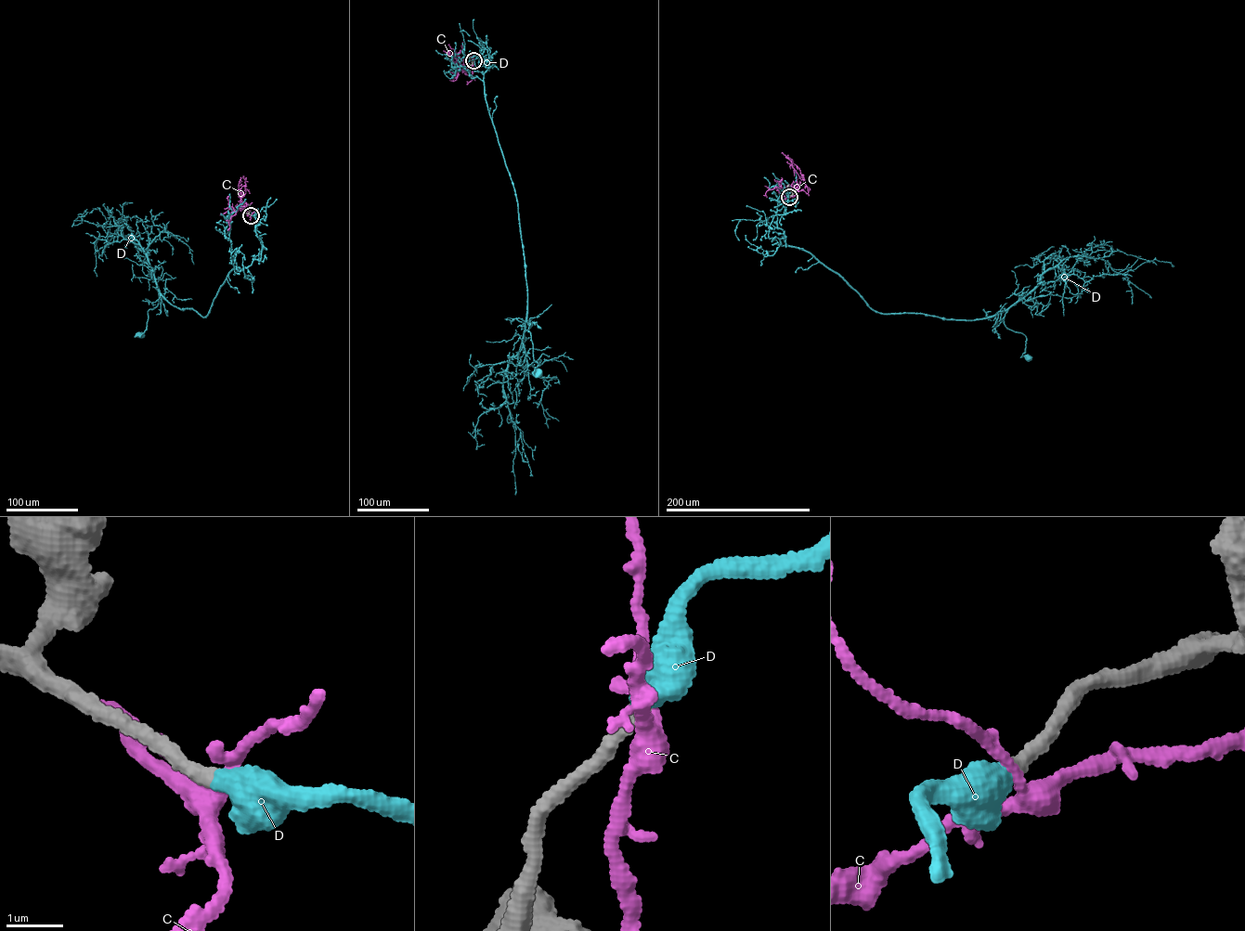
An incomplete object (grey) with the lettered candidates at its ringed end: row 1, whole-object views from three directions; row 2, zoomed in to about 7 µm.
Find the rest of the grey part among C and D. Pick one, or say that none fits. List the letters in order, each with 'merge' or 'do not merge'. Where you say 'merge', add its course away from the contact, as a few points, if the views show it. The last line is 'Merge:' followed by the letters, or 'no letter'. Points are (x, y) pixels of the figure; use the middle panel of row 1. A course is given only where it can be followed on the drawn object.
C: do not merge
D: merge; course (473, 60), (489, 49), (485, 96), (517, 204), (525, 330), (539, 373)
Merge: D

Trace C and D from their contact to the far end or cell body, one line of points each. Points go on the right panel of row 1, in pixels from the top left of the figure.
C: (789, 197), (801, 190), (808, 193), (807, 187), (776, 187), (767, 191), (767, 197)
D: (789, 197), (769, 238), (808, 251), (874, 310), (966, 320), (1006, 310), (1004, 325), (1025, 336), (1029, 357)

